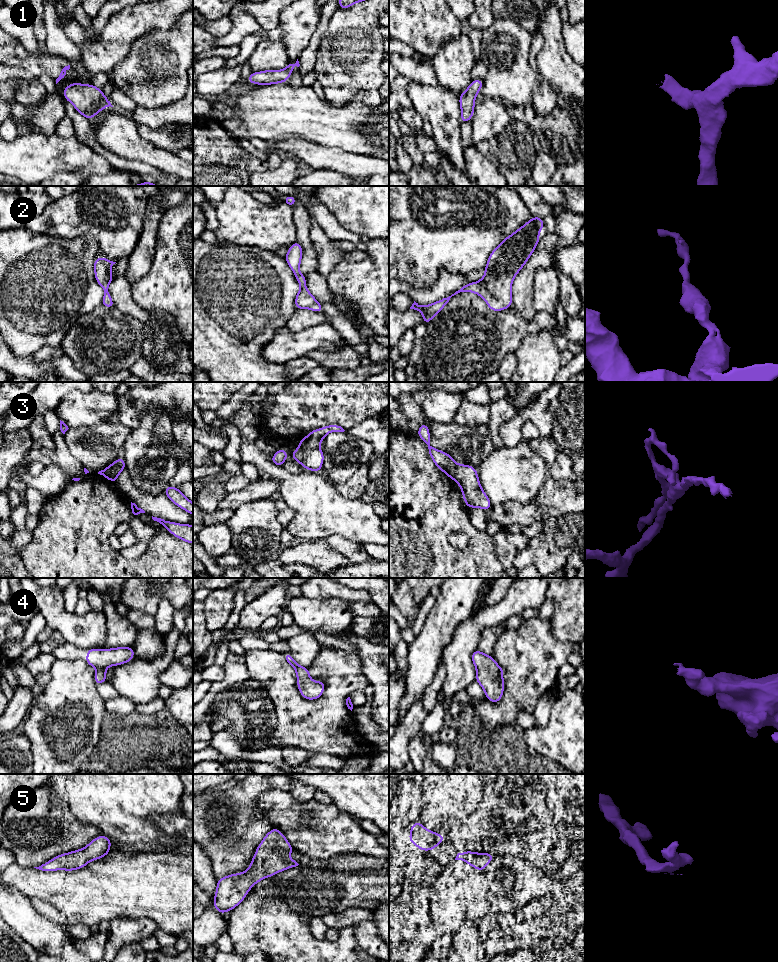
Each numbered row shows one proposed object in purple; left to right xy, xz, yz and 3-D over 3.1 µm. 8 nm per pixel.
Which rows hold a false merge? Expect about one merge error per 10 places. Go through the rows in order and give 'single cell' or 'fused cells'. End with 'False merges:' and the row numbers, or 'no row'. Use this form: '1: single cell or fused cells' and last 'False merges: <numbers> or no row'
1: single cell
2: single cell
3: fused cells
4: single cell
5: single cell
False merges: 3

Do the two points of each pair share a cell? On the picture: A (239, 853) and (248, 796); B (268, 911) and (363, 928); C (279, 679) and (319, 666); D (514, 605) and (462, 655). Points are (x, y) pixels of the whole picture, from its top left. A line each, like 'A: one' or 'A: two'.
A: one
B: two
C: one
D: one

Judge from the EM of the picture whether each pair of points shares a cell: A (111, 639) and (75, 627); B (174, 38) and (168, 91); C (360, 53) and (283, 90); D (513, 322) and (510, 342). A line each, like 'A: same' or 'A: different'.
A: different
B: same
C: different
D: same

